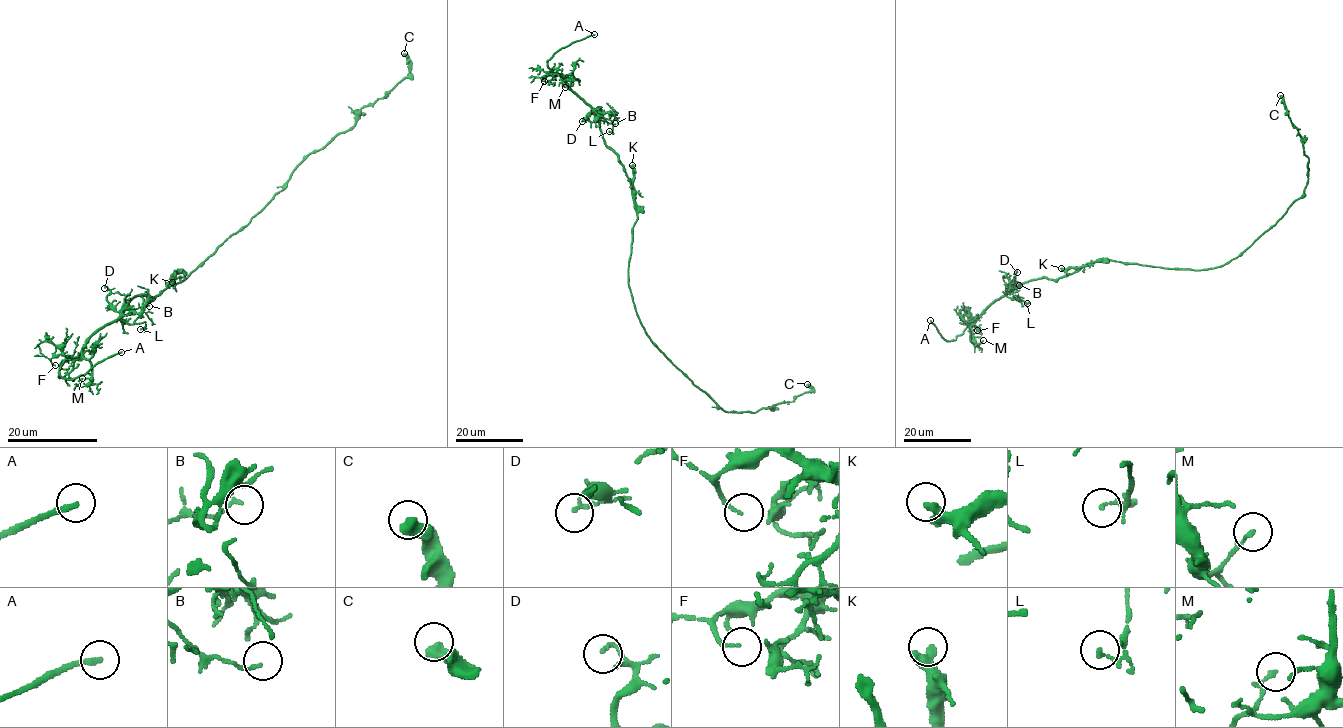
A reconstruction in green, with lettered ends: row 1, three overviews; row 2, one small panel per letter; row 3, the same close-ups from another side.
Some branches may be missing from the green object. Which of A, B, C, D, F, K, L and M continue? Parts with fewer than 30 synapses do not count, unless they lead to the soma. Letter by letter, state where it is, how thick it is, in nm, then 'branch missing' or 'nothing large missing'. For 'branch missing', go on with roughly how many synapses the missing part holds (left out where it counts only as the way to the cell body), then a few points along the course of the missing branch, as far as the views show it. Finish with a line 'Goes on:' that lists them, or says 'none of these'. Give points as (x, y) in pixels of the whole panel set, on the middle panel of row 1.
A: place (594, 34); calibre 240 nm; branch missing; course (594, 34), (615, 31), (625, 18)
B: place (615, 123); calibre 120 nm; nothing large missing
C: place (807, 384); calibre 480 nm; nothing large missing
D: place (582, 121); calibre 150 nm; nothing large missing
F: place (544, 81); calibre 110 nm; nothing large missing
K: place (632, 165); calibre 400 nm; nothing large missing
L: place (609, 131); calibre 130 nm; nothing large missing
M: place (565, 87); calibre 170 nm; nothing large missing
Goes on: A

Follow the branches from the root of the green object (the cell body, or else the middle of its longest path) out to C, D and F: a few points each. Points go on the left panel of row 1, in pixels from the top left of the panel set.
C: (166, 283), (178, 283), (200, 266), (311, 153), (347, 132), (363, 107), (409, 74), (404, 53)
D: (166, 283), (178, 272), (158, 296), (136, 296), (121, 313), (107, 300), (110, 290), (104, 288)
F: (166, 283), (178, 272), (155, 298), (134, 297), (74, 358), (55, 355), (51, 359), (55, 365)

